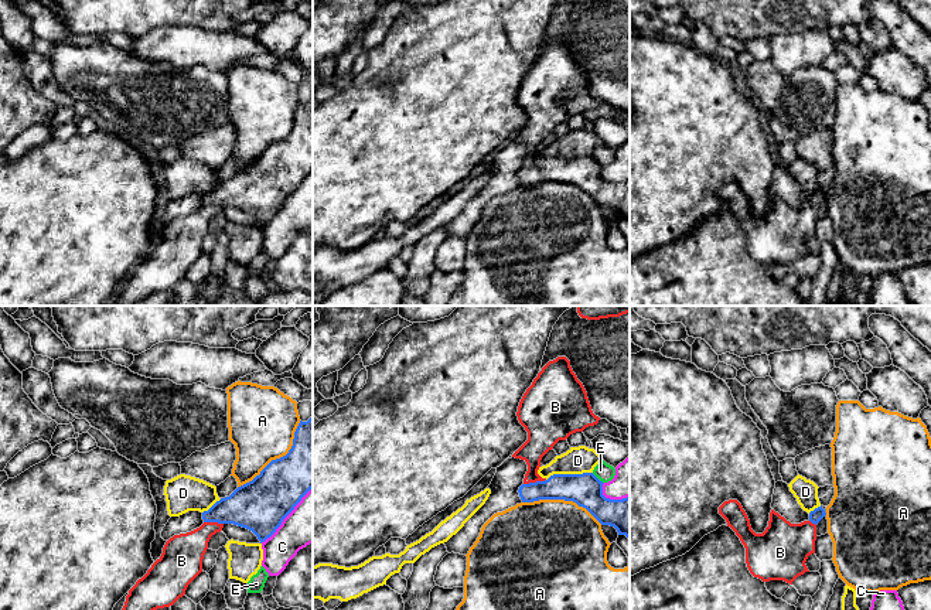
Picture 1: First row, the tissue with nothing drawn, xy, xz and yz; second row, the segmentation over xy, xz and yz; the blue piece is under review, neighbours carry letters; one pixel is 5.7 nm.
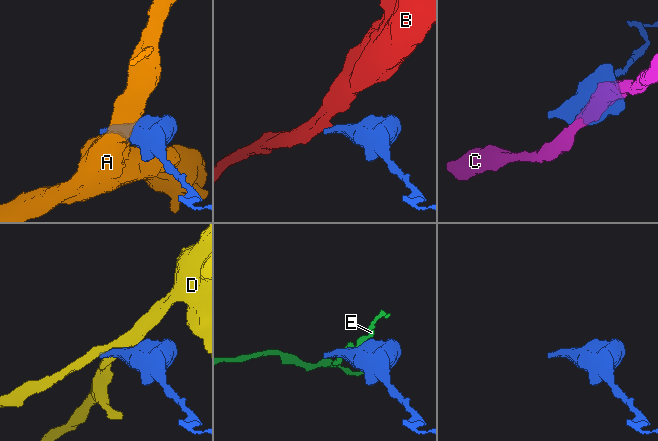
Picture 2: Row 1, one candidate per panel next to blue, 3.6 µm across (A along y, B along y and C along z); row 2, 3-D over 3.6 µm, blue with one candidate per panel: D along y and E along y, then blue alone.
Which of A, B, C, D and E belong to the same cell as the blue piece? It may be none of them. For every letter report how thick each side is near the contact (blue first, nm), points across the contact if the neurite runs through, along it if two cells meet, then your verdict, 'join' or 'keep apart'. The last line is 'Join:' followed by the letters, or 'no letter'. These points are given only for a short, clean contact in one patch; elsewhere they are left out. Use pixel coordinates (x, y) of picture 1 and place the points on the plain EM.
A: calibres 280 and 380 nm; keep apart
B: calibres 160 and 150 nm; way xz (570, 170), (534, 166), (534, 132), (541, 123); join
C: calibres 300 and 260 nm; keep apart
D: calibres 190 and 160 nm; keep apart
E: calibres 190 and 100 nm; keep apart
Join: B

